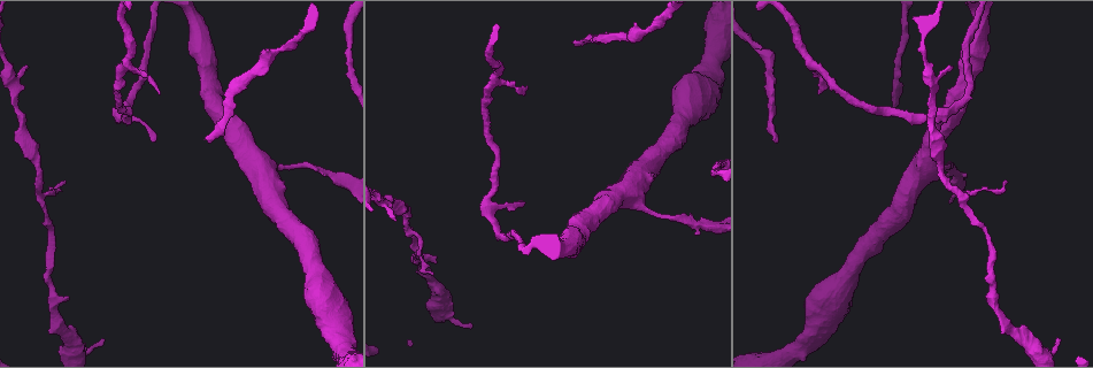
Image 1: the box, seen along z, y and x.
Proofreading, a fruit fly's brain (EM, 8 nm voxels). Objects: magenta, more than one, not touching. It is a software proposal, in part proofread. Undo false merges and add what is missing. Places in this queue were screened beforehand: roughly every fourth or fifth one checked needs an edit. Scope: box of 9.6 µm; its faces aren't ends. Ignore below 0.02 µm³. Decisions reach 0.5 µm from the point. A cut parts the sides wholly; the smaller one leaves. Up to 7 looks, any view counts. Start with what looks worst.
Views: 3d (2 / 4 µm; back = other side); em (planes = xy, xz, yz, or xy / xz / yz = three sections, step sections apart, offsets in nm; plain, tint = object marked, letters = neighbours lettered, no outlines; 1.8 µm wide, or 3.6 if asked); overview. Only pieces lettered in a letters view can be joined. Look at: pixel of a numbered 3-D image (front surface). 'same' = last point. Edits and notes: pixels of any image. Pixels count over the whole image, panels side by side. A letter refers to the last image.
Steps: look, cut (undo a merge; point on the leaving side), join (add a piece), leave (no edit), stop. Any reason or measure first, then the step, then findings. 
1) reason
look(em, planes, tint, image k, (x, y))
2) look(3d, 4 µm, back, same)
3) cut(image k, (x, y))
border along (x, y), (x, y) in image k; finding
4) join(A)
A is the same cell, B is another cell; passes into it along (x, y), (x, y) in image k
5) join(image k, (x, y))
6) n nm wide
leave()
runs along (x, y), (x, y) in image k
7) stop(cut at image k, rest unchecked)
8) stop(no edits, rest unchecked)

an open end
look(3d, 4 µm, image 1, (775, 136))

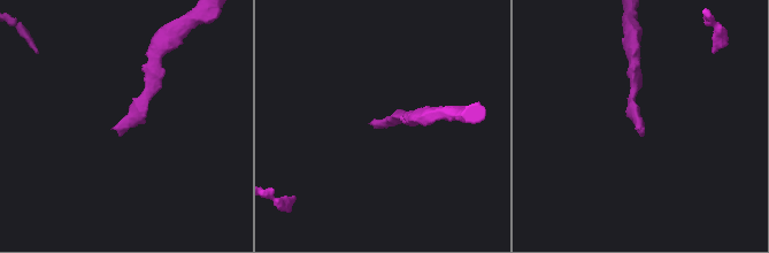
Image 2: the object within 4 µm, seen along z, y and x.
need the tissue
look(em, yz, step 8, tint, image 2, (113, 126))

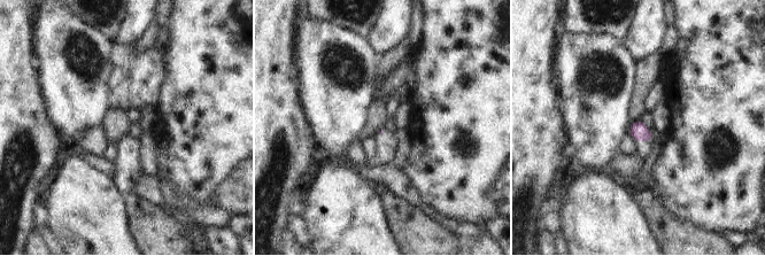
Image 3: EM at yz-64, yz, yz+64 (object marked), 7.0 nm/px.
look(em, planes, letters, same)

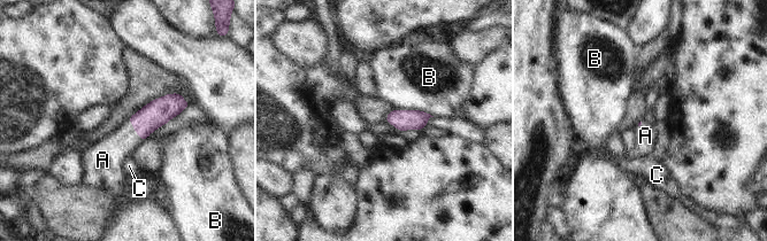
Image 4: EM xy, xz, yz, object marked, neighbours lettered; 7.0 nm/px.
join(A)
A is the same cell, B and C are other cells; the cell continues

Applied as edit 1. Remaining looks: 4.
tapers out
look(3d, 2 µm, image 1, (951, 67))

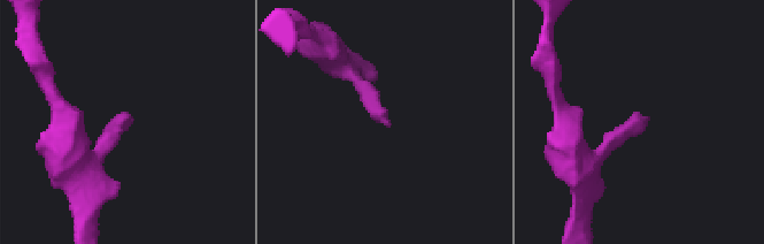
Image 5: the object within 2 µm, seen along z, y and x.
look(em, yz, step 8, tint, image 5, (644, 120))

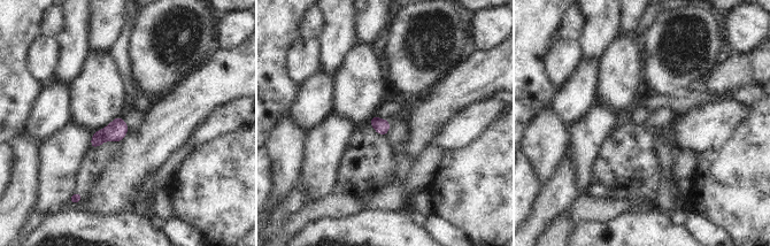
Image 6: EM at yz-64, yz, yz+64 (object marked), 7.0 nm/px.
look(em, planes, letters, same)

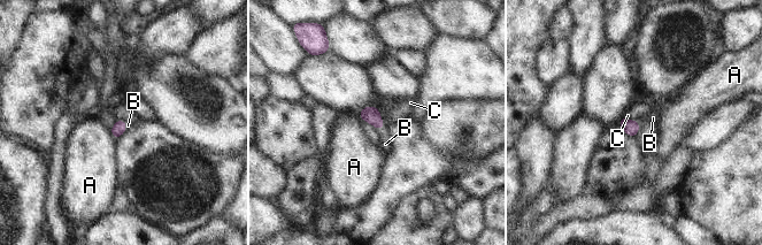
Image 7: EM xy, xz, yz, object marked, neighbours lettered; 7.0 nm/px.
join(B)
B is the same cell, A and C are other cells; passes into it along (370, 114), (383, 125), (385, 144) in image 7; the cell continues

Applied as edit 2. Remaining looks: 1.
free end
look(em, planes, letters, image 1, (151, 139))

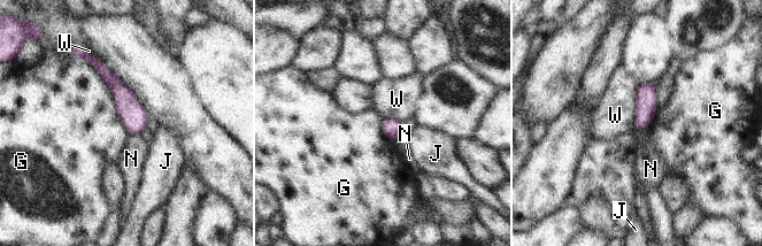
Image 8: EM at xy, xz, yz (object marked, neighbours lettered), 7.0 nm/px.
130 nm wide
leave()
G, J, N and W are other cells; runs along (97, 63), (122, 93), (138, 130) in image 8; none of them fits

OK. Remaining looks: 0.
stop(join at image 4, join at image 7, rest unchecked)

